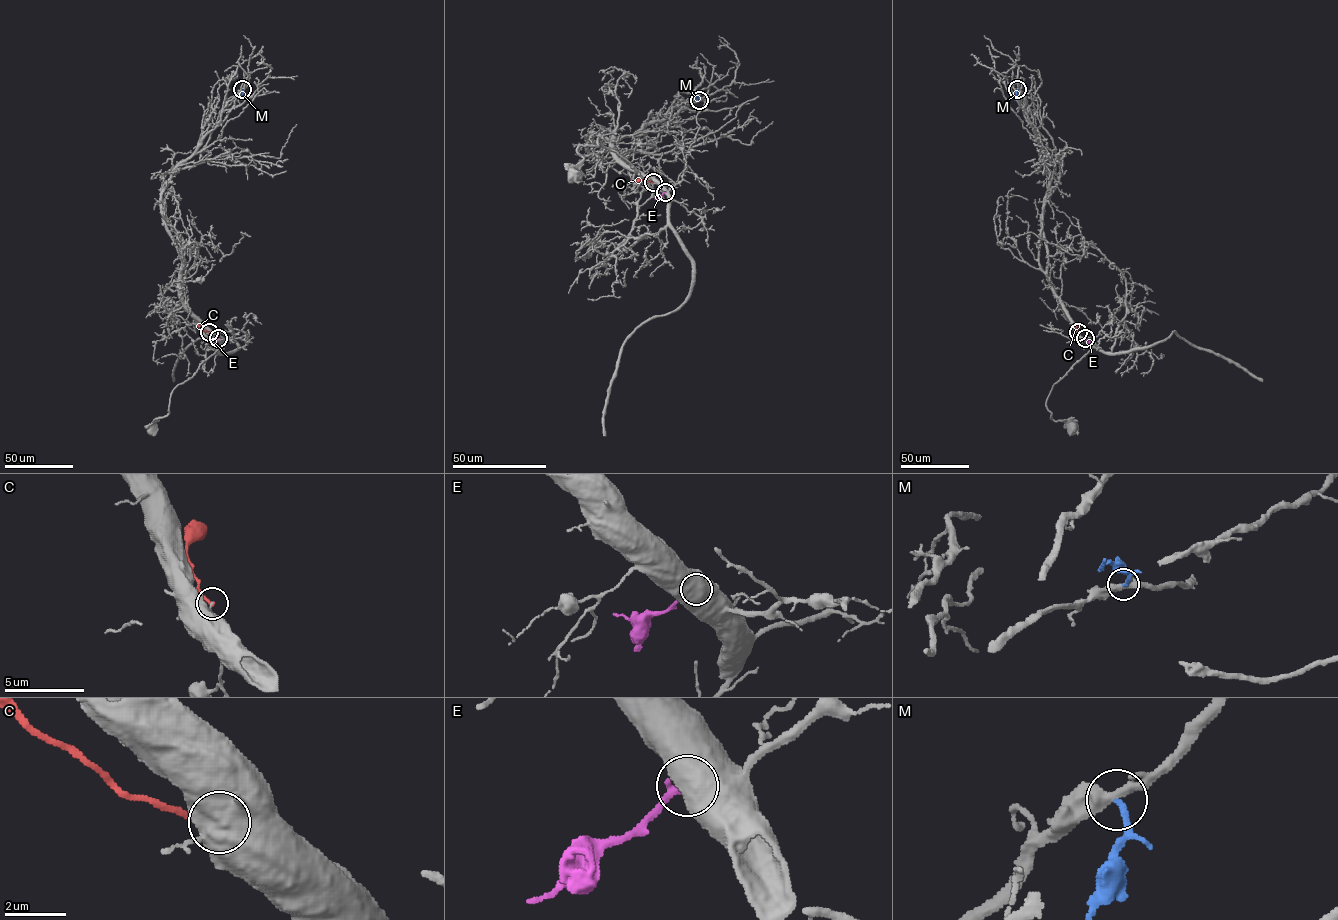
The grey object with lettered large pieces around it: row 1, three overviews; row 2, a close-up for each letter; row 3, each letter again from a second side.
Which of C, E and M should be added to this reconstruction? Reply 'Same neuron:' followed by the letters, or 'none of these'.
Same neuron: none of these

